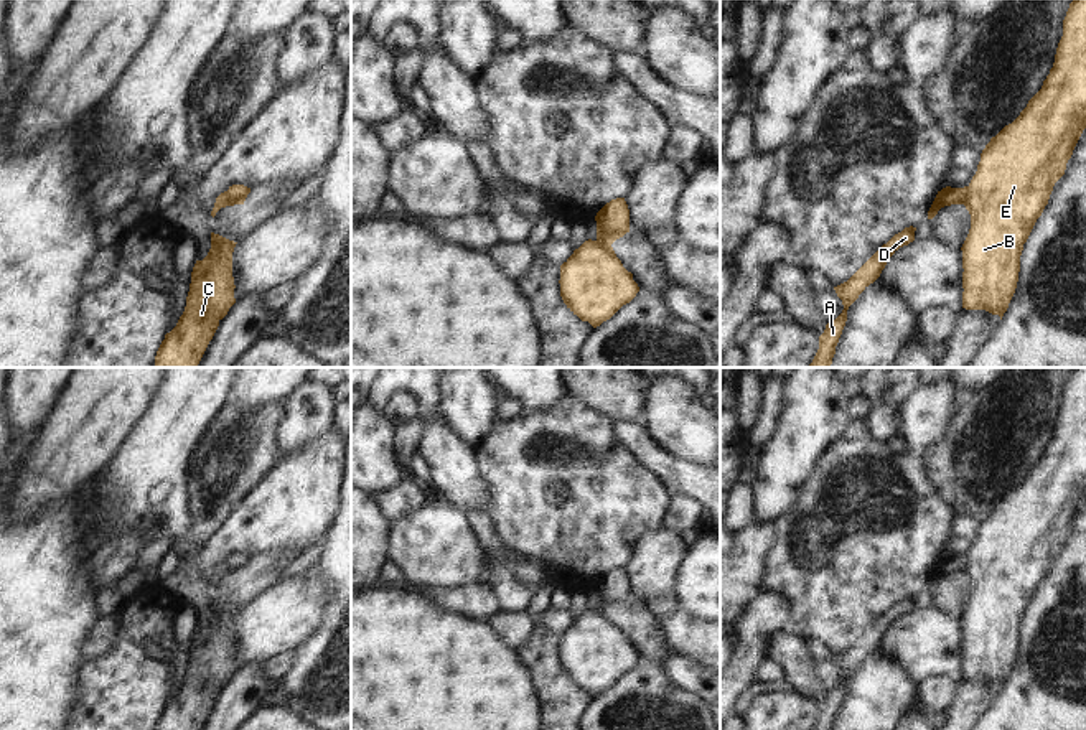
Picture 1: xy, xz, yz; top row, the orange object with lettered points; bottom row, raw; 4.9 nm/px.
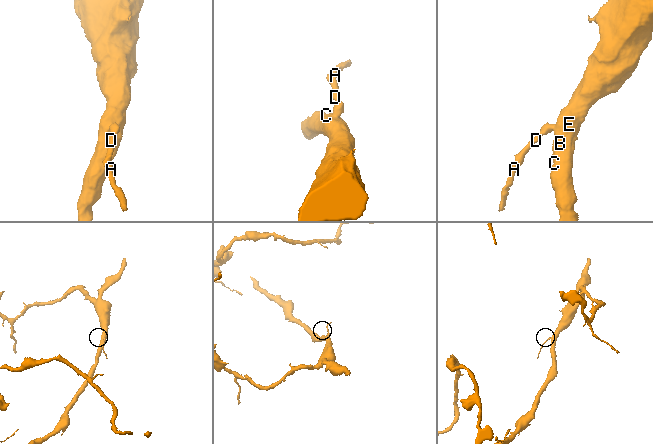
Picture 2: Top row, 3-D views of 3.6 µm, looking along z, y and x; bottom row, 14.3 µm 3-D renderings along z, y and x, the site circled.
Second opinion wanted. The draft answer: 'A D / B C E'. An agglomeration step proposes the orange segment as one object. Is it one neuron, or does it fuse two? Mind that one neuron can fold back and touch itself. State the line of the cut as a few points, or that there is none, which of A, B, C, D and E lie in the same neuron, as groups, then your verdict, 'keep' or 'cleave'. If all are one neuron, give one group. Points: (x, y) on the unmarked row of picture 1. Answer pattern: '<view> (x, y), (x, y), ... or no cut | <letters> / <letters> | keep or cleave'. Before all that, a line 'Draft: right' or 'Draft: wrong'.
Draft: right
yz (968, 556), (968, 567), (963, 572) | A D / B C E | cleave

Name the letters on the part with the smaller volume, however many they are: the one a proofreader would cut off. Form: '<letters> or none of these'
A, D.

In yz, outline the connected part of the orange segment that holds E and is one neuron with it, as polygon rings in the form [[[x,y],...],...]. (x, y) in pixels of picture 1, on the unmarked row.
[[[1074,367],[1063,389],[1063,405],[1042,458],[1020,484],[1005,494],[981,522],[967,555],[971,598],[962,620],[962,677],[985,679],[1000,689],[1015,662],[1020,625],[1055,552],[1086,498],[1086,367]]]

